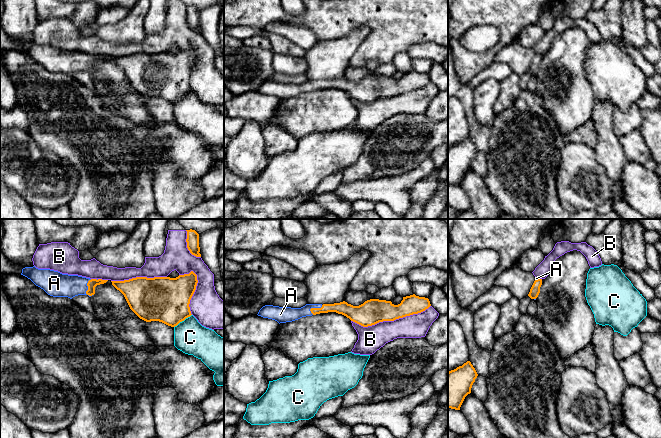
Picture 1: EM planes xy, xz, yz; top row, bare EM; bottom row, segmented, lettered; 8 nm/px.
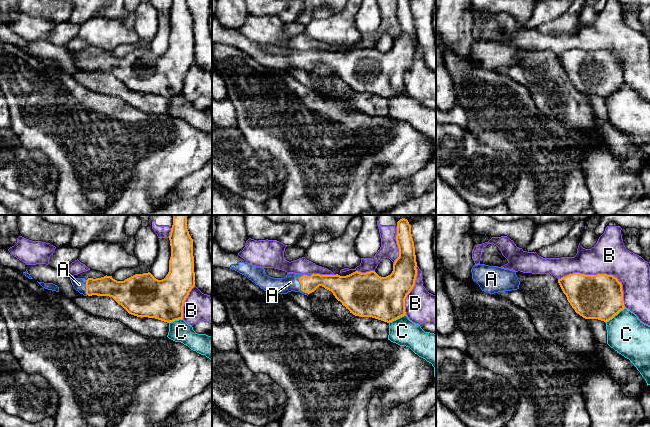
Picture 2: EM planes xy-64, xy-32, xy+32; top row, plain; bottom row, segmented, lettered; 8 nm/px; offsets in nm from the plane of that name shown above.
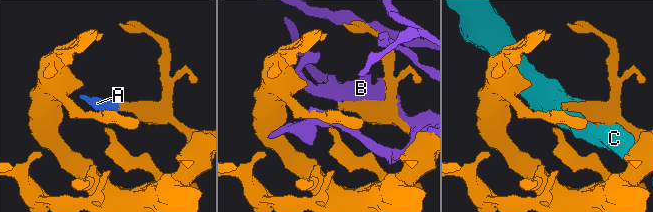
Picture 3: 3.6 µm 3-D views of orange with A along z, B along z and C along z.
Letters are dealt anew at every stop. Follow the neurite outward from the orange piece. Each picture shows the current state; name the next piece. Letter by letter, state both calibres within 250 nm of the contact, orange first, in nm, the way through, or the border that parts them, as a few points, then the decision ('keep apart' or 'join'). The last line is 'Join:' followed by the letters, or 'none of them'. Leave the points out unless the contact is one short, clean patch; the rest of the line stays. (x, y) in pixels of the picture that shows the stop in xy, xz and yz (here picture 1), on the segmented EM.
A: 70 nm thick on the orange side, 190 nm on the other; runs through xy (92, 283), (88, 287), (57, 284); join
B: 200 nm thick on the orange side, 200 nm on the other; keep apart
C: 360 nm thick on the orange side, 260 nm on the other; keep apart
Join: A

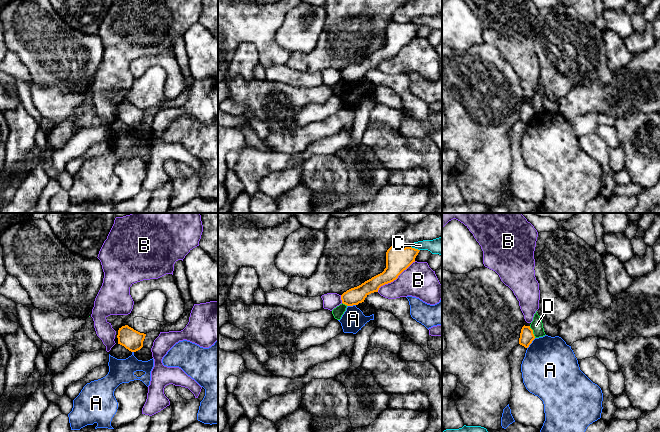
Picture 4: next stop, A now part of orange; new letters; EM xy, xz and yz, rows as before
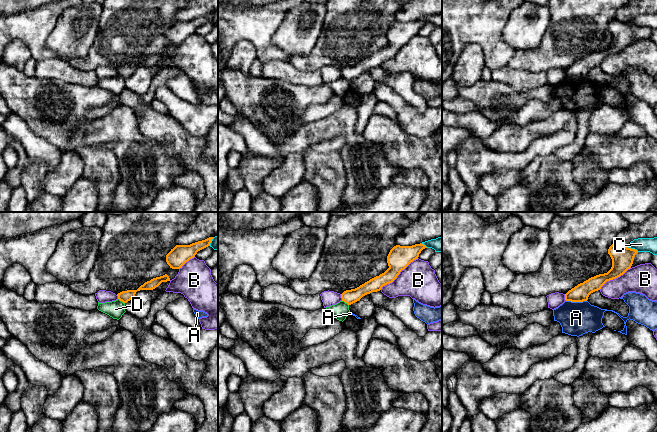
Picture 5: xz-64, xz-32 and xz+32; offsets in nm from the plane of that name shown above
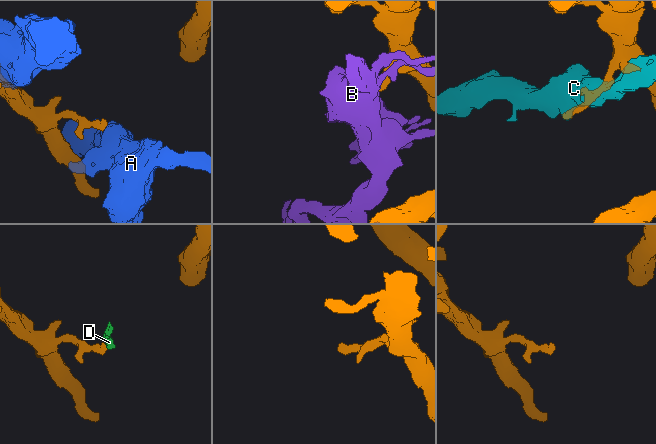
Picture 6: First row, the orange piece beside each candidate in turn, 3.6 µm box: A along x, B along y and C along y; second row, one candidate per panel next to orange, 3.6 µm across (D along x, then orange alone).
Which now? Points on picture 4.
A: 110 nm thick on the orange side, 440 nm on the other; keep apart
B: 200 nm thick on the orange side, 280 nm on the other; keep apart
C: 200 nm thick on the orange side, 140 nm on the other; keep apart
D: 110 nm thick on the orange side, 100 nm on the other; border along yz (529, 326), (535, 337); keep apart
Join: none of them

